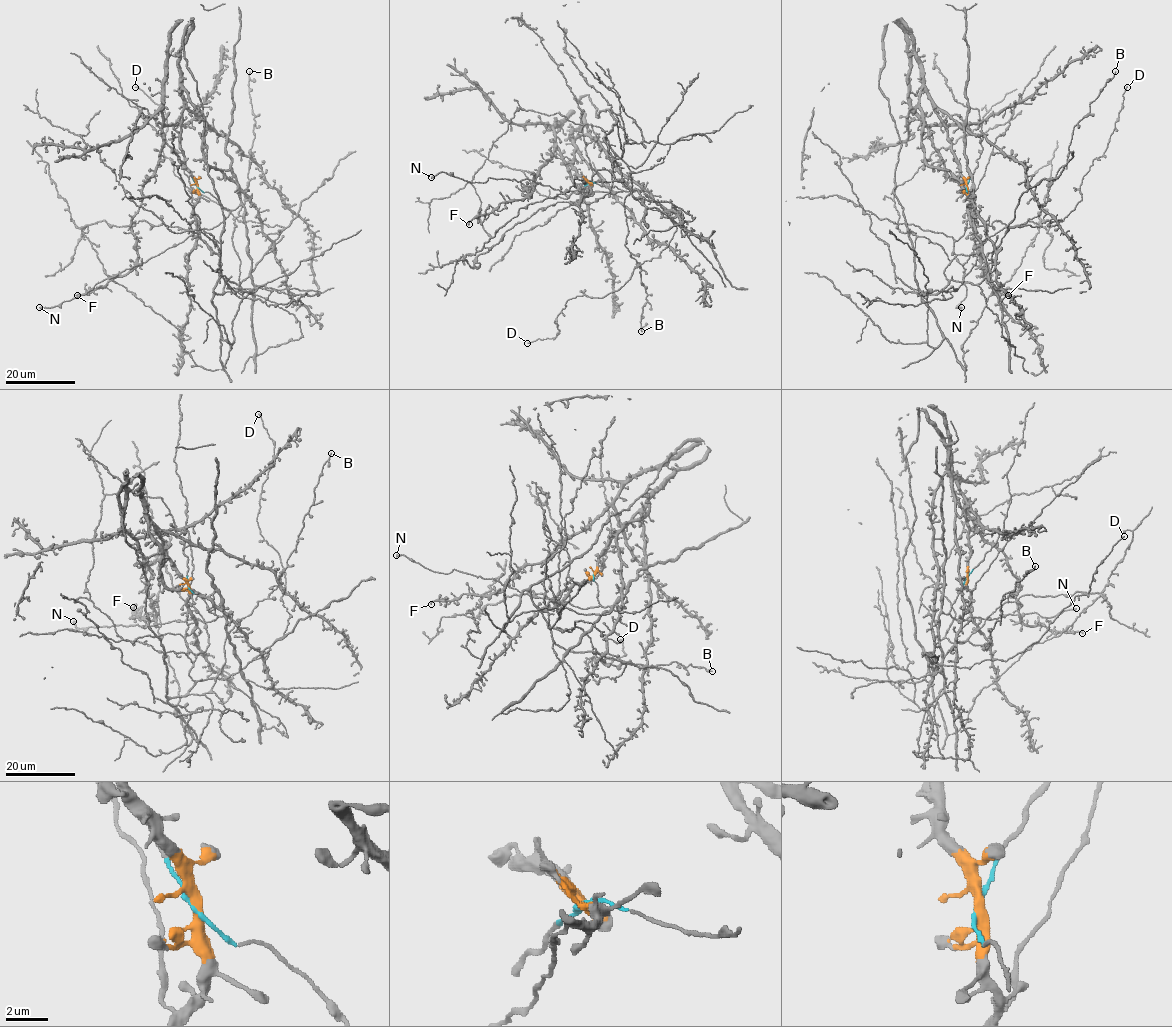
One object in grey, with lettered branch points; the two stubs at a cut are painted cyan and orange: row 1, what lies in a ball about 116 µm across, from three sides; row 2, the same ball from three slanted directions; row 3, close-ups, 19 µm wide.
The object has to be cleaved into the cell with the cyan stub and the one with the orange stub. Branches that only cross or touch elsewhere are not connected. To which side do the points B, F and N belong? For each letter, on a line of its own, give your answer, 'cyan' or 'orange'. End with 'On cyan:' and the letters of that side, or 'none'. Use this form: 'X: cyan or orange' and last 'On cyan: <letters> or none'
B: orange
F: orange
N: cyan
On cyan: N

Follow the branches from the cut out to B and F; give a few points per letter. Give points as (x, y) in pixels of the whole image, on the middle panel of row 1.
B: (589, 182), (597, 170), (610, 172), (616, 156), (630, 173), (625, 246), (647, 288), (641, 331)
F: (589, 182), (555, 145), (533, 185), (524, 189), (528, 196), (502, 202), (490, 212), (474, 217), (469, 224)

